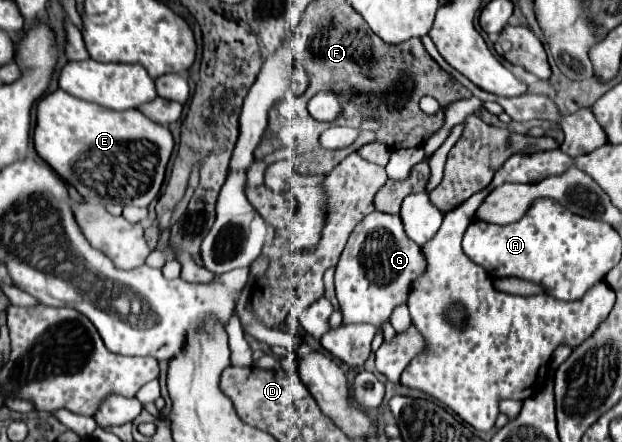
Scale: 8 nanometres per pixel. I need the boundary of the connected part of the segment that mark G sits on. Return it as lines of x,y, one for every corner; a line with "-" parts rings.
381,211
369,213
351,233
335,267
335,293
343,323
371,323
381,329
391,311
407,301
409,285
425,271
421,247
405,237
399,215

